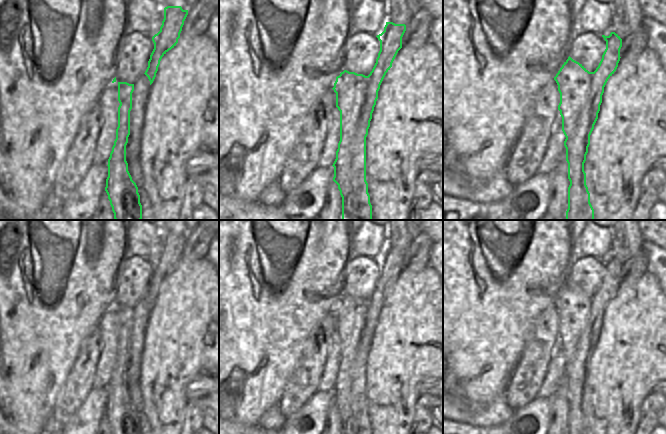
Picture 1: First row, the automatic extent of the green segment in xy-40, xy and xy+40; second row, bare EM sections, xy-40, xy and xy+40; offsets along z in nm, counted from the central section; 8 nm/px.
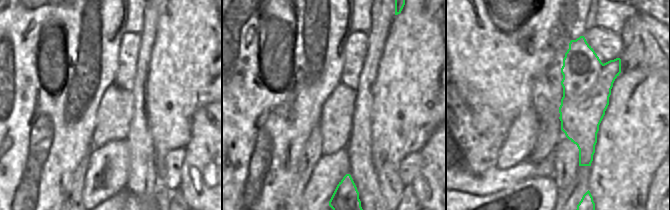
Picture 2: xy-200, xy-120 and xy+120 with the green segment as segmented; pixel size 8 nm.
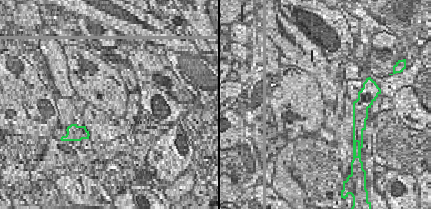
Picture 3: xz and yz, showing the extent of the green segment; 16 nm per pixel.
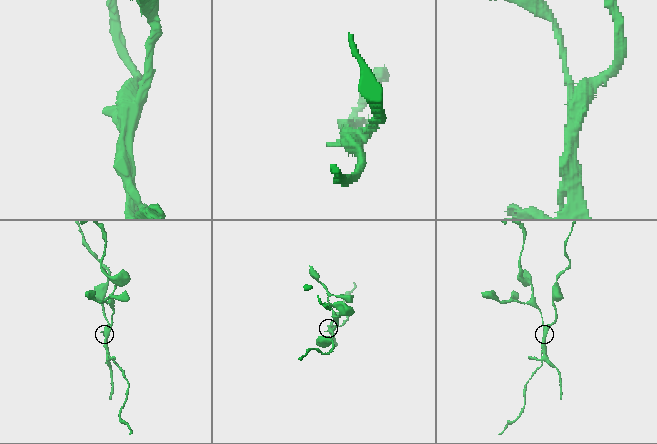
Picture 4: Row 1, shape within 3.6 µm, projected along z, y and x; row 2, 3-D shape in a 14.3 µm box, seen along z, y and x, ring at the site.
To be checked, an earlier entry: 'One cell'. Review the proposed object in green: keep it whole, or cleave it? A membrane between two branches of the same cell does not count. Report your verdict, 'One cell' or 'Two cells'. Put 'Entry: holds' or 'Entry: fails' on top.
Entry: fails
Two cells.

